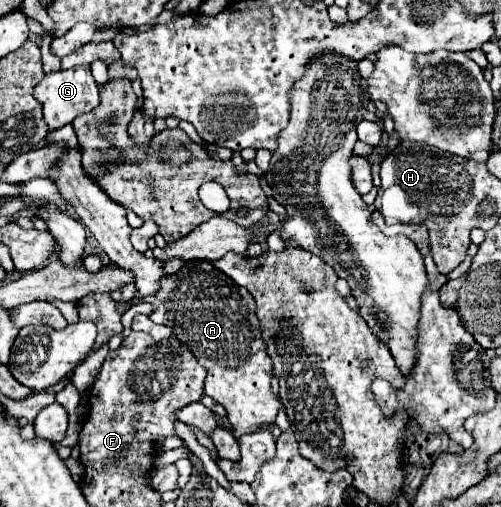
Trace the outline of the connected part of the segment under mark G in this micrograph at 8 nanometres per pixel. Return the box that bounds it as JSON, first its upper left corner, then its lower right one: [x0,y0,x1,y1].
[35,67,99,129]

